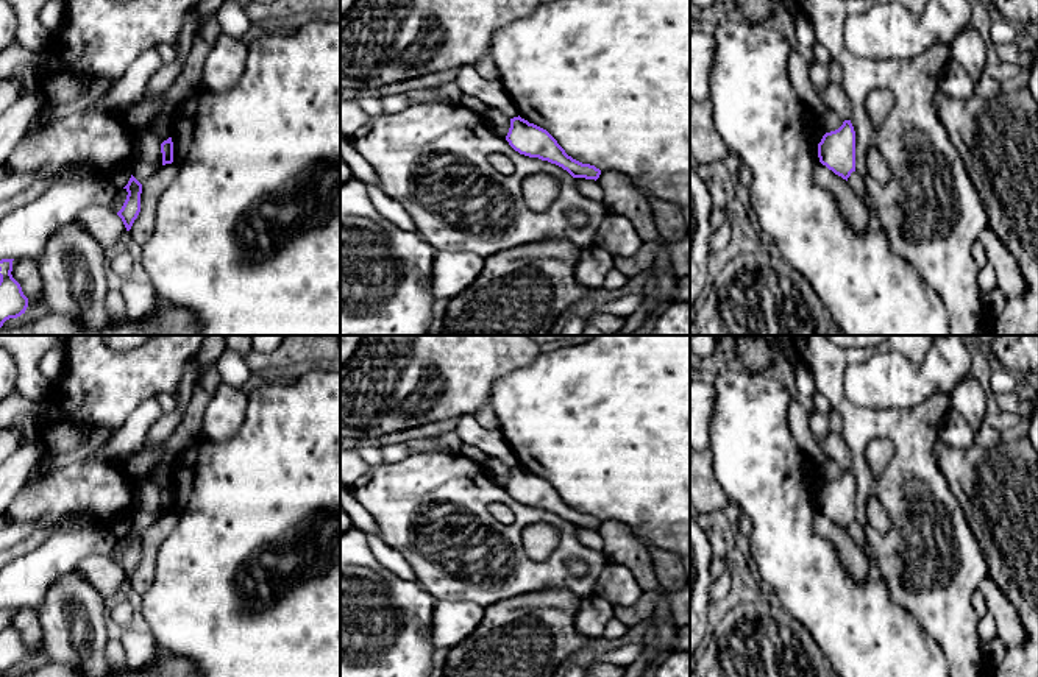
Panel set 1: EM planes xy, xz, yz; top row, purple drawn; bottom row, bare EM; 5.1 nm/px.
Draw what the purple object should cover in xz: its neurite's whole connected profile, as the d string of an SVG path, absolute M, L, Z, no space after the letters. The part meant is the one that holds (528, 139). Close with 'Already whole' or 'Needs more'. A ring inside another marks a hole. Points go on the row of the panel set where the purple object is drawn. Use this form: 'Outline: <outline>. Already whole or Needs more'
Outline: M518 117L510 119L506 136L509 145L520 154L548 161L567 170L573 178L598 179L601 170L590 164L582 164L565 153L557 140L543 128Z. Already whole

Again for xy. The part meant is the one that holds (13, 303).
Outline: M0 261L0 328L9 318L25 314L28 298L23 295L20 284L12 278L12 261Z. Already whole

